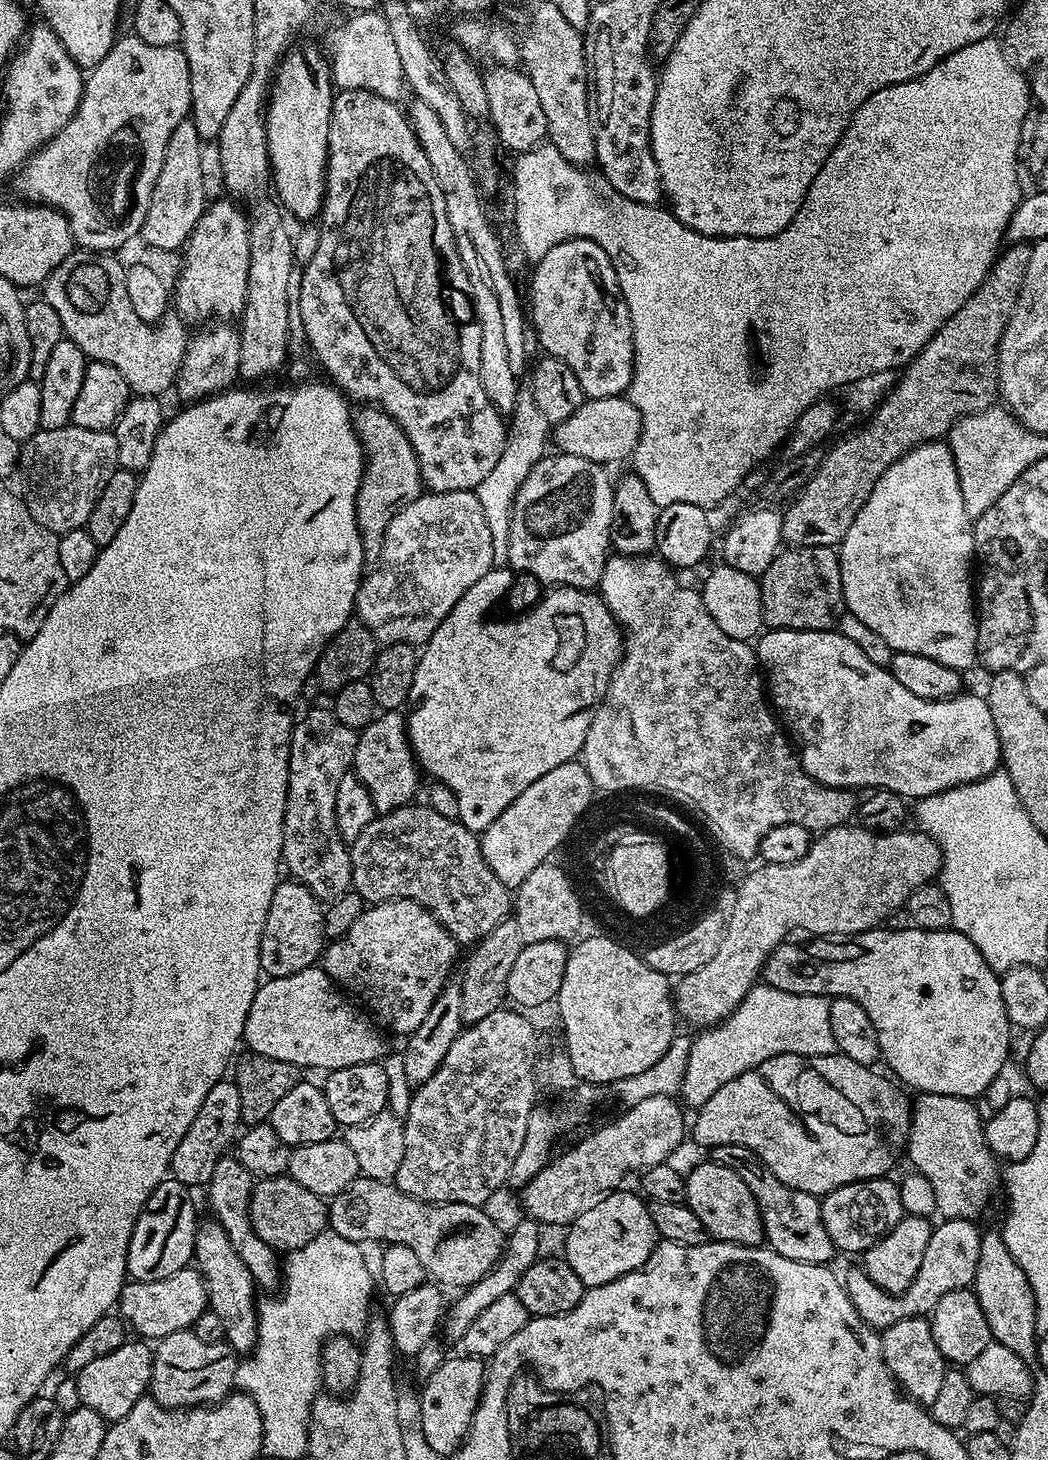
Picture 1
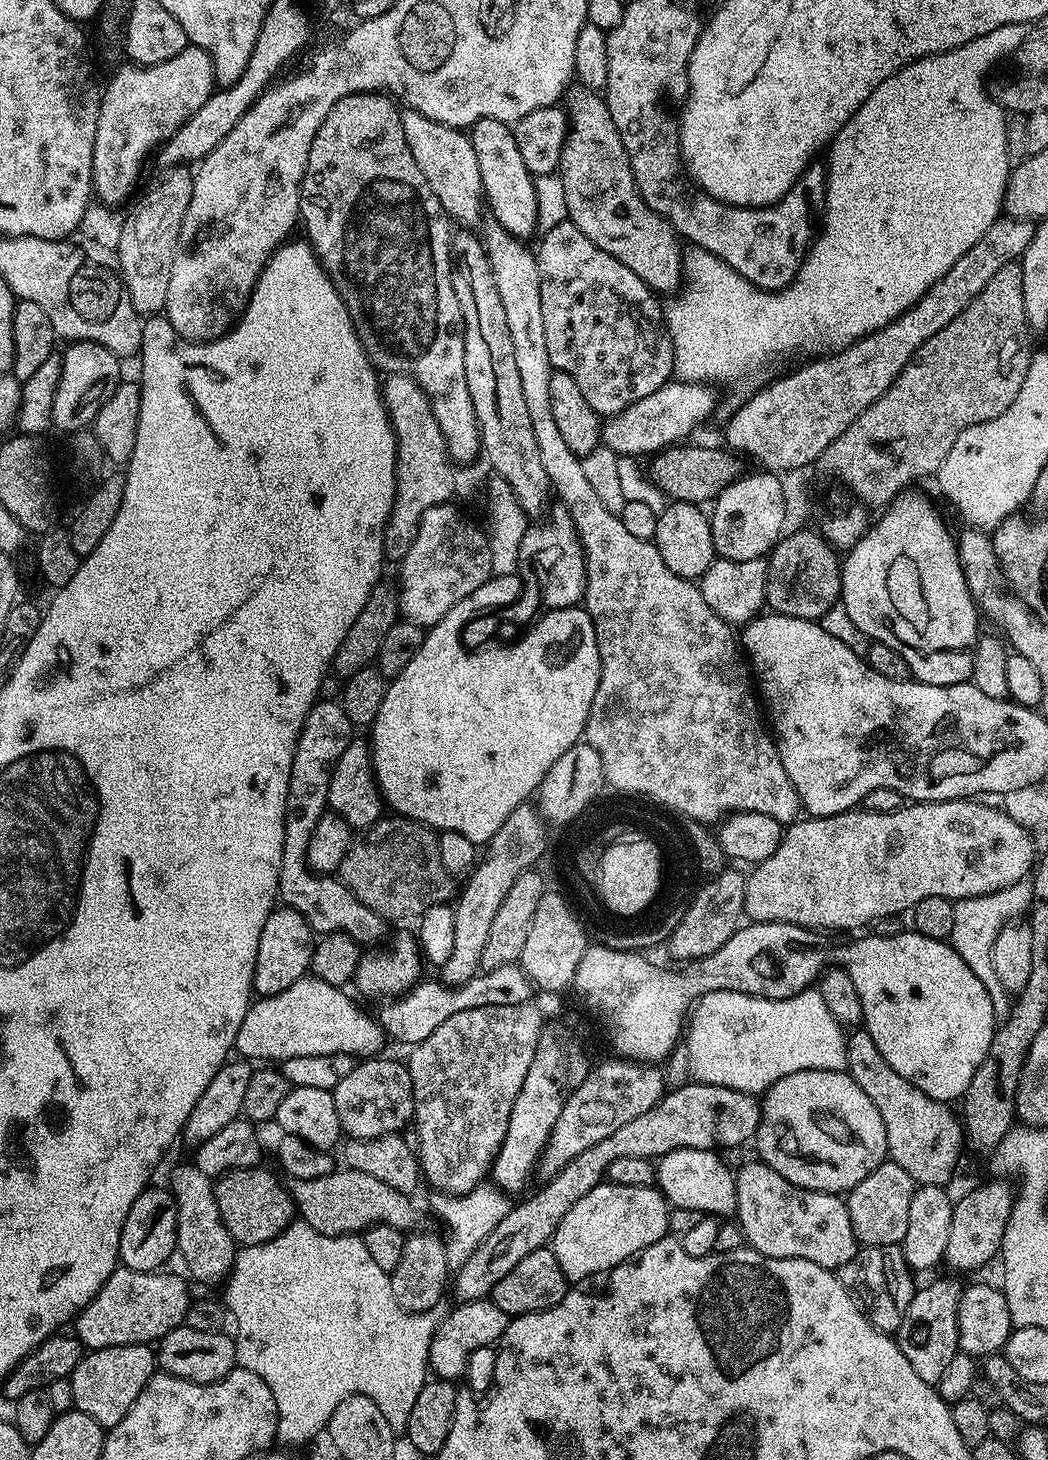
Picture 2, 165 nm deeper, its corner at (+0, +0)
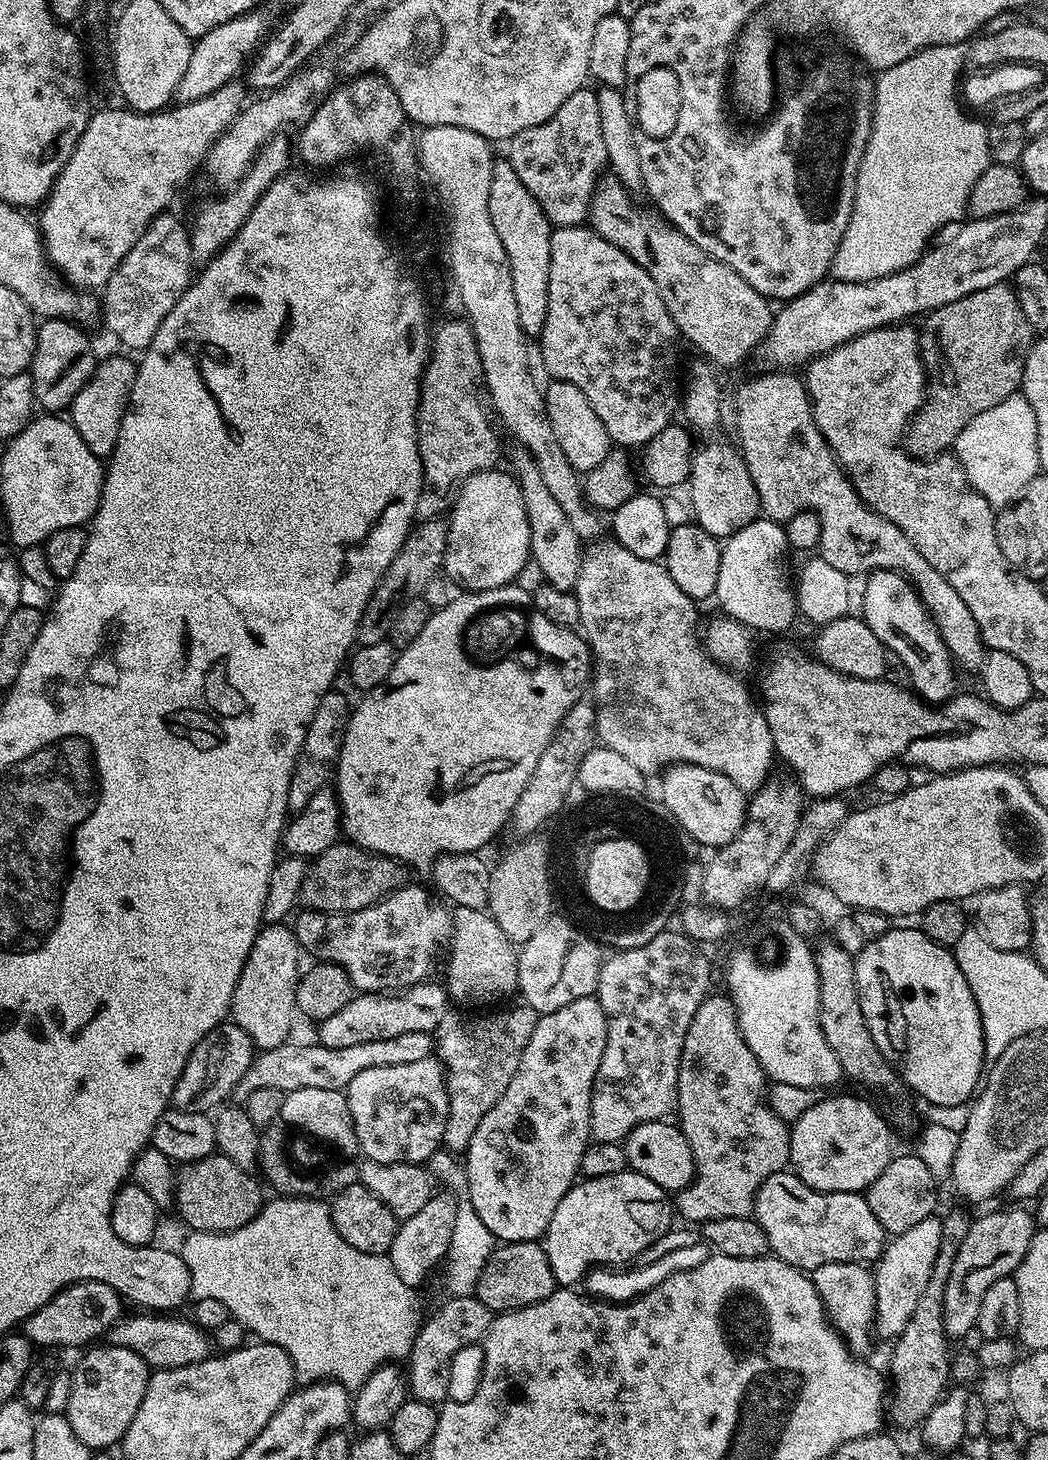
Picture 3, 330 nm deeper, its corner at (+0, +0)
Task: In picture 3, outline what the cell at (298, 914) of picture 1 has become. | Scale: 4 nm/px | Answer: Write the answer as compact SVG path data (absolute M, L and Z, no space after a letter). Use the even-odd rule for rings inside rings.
M287 923L264 924L260 933L254 938L254 946L250 946L250 954L242 966L242 974L238 978L238 986L234 986L234 998L230 1009L231 1023L241 1027L252 1039L257 1049L277 1048L282 1046L291 1036L292 1019L297 1019L296 987L302 975L302 949L296 941L295 931Z

